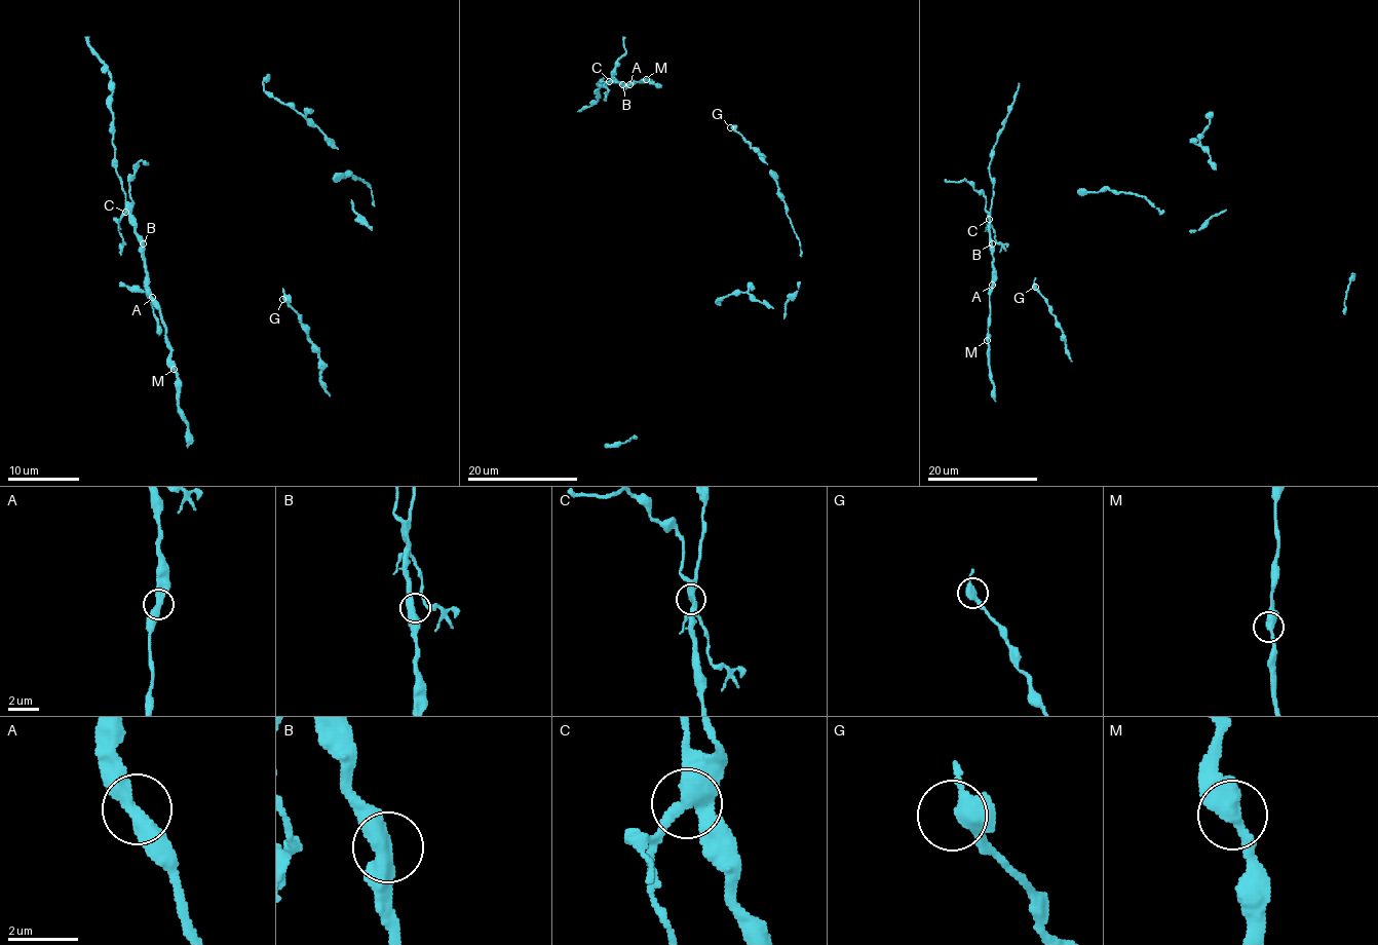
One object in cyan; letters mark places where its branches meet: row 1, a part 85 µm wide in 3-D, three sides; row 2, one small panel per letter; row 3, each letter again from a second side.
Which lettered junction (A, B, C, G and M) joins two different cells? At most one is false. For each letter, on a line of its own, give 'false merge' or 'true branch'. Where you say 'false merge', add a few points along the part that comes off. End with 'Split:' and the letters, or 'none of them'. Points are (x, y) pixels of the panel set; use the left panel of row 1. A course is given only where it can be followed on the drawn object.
A: true branch
B: true branch
C: false merge; course (125, 212), (118, 226), (122, 255)
G: true branch
M: true branch
Split: C

